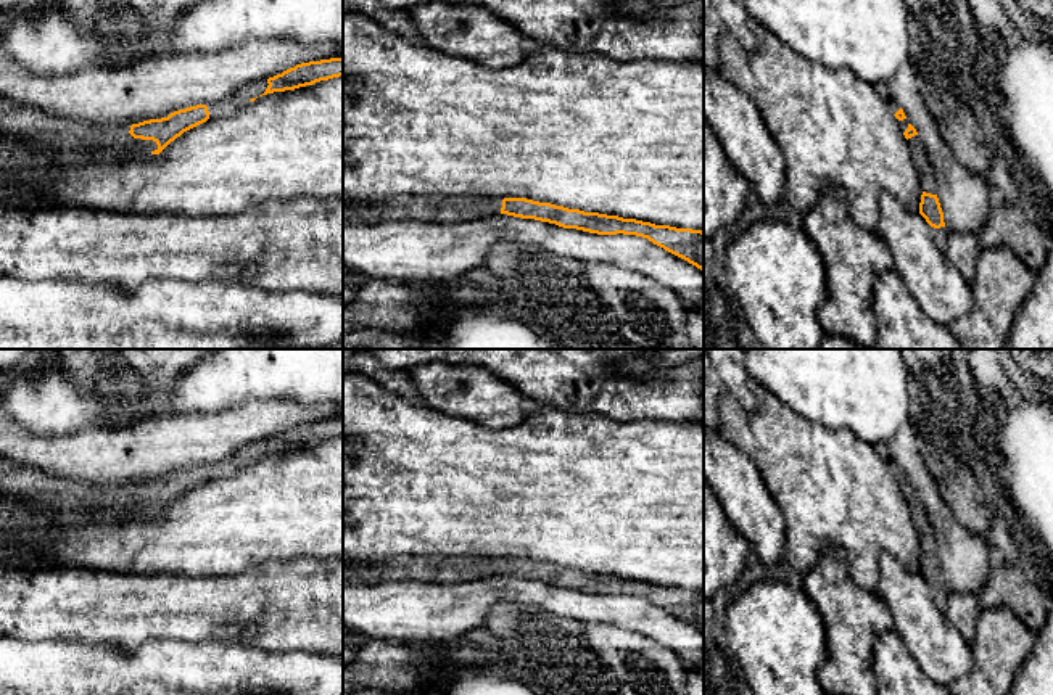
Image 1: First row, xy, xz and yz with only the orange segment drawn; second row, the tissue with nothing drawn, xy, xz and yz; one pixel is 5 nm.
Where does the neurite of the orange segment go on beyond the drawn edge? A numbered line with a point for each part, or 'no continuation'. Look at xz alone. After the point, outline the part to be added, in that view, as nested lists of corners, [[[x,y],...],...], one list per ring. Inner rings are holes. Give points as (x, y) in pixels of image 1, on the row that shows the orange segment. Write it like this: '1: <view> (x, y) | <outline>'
1: xz (427, 208) | [[[406,195],[385,199],[343,199],[345,225],[375,225],[391,220],[469,222],[501,214],[504,198]]]

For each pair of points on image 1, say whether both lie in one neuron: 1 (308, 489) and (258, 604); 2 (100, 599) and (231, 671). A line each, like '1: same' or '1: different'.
1: different
2: different

